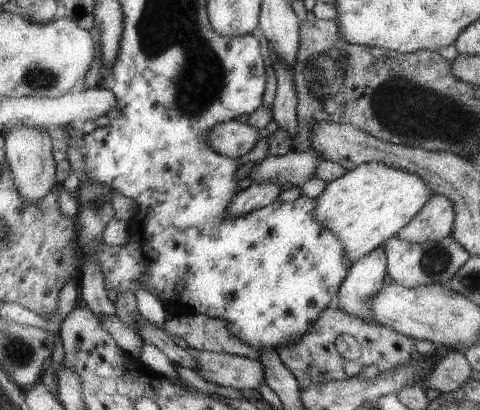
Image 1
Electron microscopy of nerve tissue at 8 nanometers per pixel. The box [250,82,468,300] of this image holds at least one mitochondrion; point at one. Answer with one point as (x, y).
(436, 260)

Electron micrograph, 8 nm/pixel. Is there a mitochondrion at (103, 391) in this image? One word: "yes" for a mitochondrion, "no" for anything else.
no

